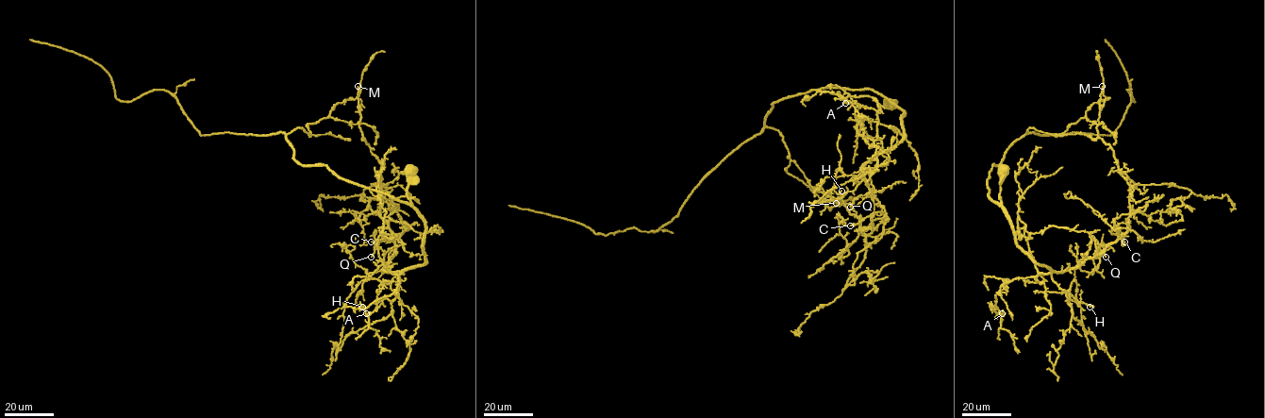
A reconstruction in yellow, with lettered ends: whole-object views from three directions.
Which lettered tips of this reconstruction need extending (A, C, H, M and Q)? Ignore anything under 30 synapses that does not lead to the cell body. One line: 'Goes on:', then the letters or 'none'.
Goes on: M, Q

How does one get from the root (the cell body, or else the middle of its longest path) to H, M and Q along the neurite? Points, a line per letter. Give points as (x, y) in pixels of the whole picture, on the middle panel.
H: (888, 103), (904, 112), (903, 137), (862, 167), (864, 179), (840, 169), (833, 190), (841, 191)
M: (888, 103), (870, 89), (823, 87), (772, 104), (765, 125), (783, 137), (786, 171), (836, 203)
Q: (888, 103), (904, 112), (904, 136), (862, 167), (862, 177), (874, 197), (859, 195), (850, 207)

